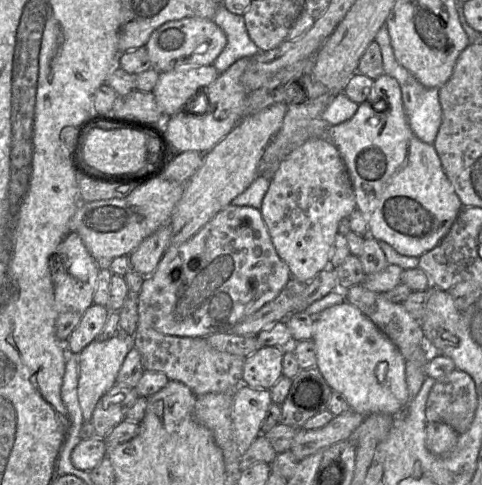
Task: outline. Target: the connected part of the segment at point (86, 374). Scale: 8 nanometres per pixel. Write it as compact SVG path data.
M117 334L105 341L93 341L79 355L78 401L83 414L83 420L90 422L99 400L117 384L118 373L127 354L134 348L134 336Z

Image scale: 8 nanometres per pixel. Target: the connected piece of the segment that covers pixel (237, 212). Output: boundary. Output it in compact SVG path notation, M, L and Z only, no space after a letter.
M229 204L213 217L192 238L178 247L169 247L162 257L157 269L144 279L138 296L138 327L151 328L160 333L176 337L205 338L218 332L230 332L231 328L245 318L260 310L264 305L274 300L291 279L287 264L278 255L268 228L259 209L248 206Z

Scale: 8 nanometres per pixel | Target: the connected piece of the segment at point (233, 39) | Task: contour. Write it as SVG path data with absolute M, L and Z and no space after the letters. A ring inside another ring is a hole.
M219 5L213 20L227 37L225 48L213 64L218 72L225 72L243 57L252 57L261 52L249 37L242 15L234 14L224 5Z

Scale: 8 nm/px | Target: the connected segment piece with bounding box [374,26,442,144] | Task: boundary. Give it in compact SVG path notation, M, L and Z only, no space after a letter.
M386 26L380 28L374 41L380 46L384 73L395 78L400 85L404 110L412 132L422 142L434 144L442 123L442 107L439 97L440 88L425 87L406 68L399 64L395 59L389 31Z

